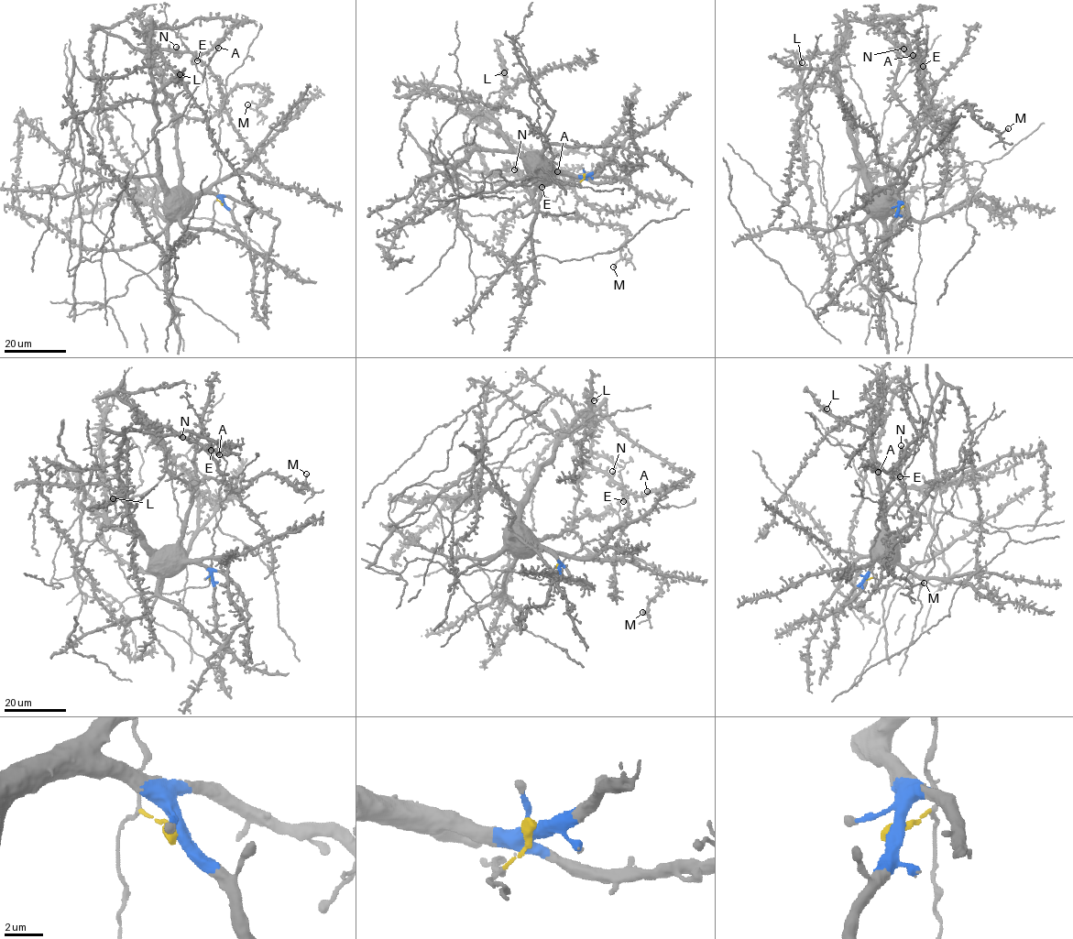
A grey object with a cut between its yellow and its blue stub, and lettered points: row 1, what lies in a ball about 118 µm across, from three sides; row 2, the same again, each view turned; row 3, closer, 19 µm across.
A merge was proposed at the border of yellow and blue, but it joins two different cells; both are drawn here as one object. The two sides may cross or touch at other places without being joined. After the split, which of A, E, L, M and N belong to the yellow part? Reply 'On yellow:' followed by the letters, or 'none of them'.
On yellow: A, E, N

